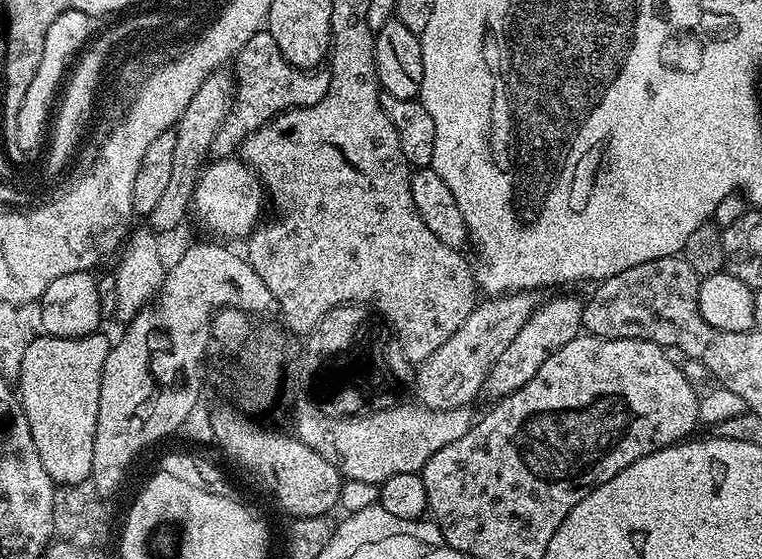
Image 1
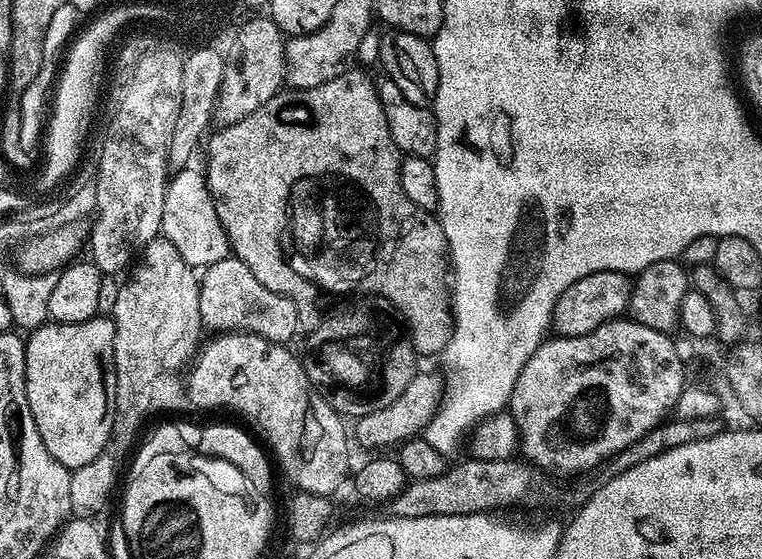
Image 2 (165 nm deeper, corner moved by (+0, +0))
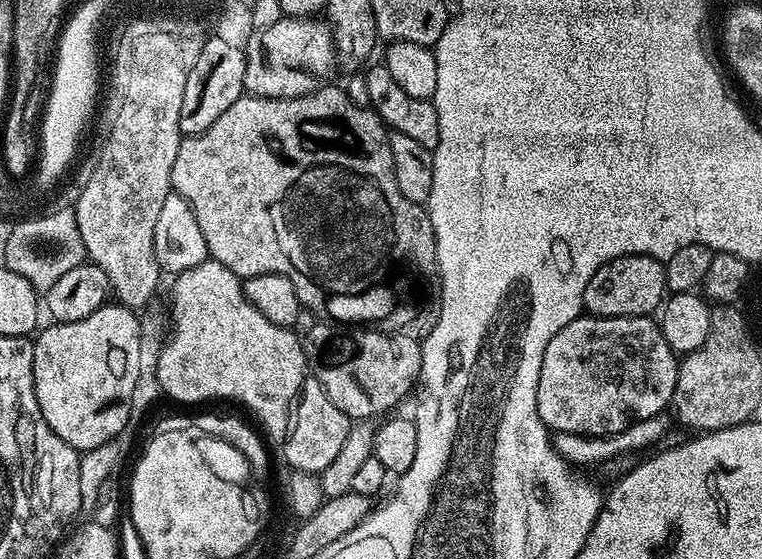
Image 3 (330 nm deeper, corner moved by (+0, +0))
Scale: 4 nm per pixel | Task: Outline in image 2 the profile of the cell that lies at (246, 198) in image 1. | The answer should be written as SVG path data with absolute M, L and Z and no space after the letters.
M189 166L179 169L169 179L166 198L162 206L160 231L165 239L174 244L186 263L195 270L209 268L230 255L226 230L222 222L218 222L218 214L214 210L208 181L205 180L203 171L199 167L196 169L196 166Z

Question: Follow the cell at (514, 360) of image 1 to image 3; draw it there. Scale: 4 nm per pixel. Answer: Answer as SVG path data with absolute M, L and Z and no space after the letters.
M619 256L594 274L584 291L584 312L590 316L652 316L666 299L661 261L649 256Z

